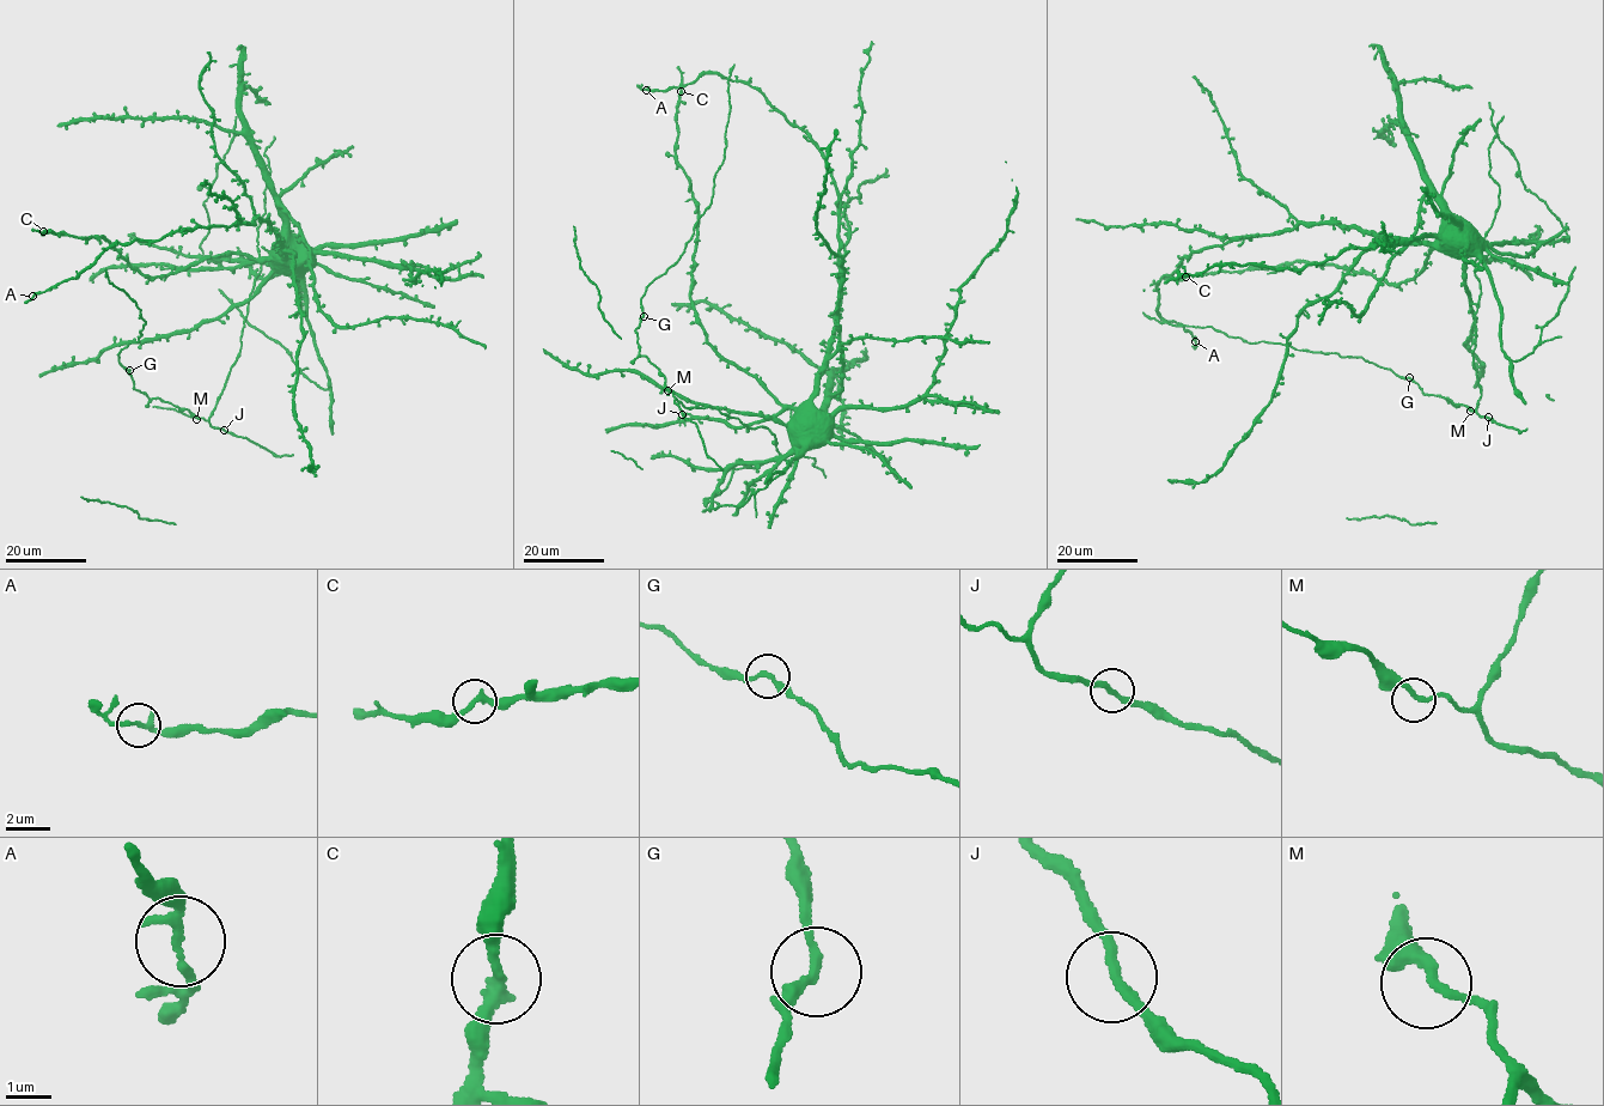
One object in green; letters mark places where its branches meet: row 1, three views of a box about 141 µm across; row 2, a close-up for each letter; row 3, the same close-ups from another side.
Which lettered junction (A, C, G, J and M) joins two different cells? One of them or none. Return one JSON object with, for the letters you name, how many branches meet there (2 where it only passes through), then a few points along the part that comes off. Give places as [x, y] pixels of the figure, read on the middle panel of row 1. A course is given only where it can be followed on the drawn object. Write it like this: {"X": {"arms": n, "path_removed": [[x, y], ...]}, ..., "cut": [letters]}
{"cut": []}

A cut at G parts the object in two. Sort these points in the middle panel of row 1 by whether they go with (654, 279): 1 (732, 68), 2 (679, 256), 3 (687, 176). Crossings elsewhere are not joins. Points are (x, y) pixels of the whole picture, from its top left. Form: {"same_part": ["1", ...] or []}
{"same_part": ["1", "2"]}

